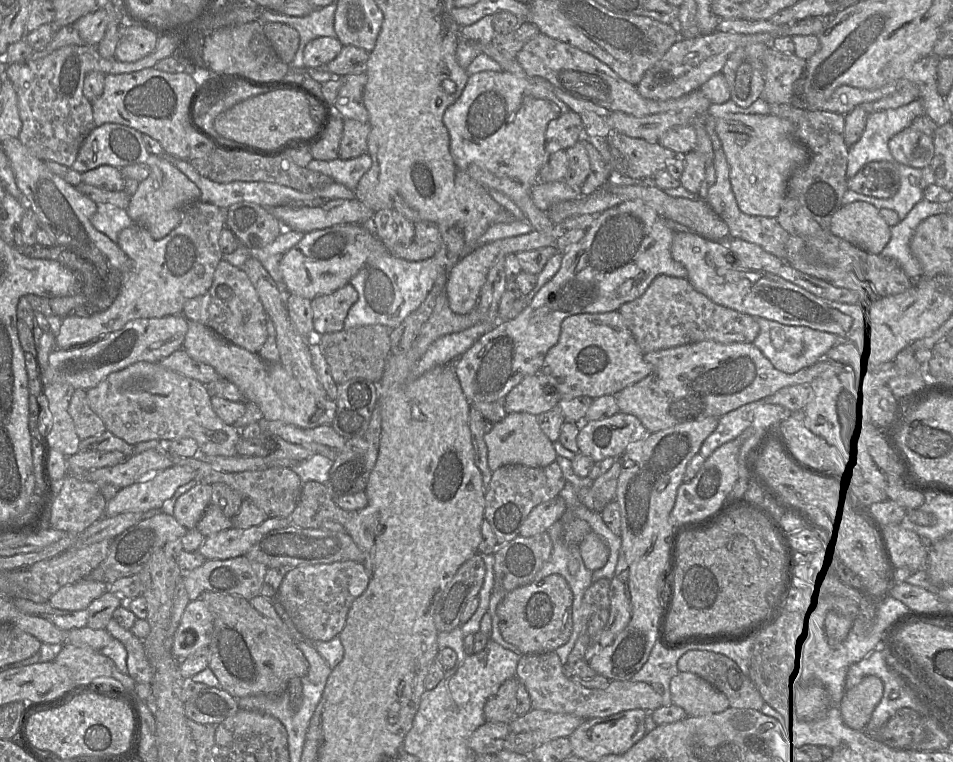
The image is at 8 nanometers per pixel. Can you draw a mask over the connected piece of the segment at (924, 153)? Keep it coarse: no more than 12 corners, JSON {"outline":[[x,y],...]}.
{"outline":[[909,126],[890,139],[899,163],[924,169],[934,137]]}

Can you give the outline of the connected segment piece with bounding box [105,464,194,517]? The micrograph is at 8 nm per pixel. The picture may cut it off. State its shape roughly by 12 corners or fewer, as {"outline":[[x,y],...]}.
{"outline":[[178,464],[119,489],[108,517],[159,510],[194,479]]}

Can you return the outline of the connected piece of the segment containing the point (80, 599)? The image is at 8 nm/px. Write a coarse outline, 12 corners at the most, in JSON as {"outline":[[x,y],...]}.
{"outline":[[82,579],[47,602],[59,610],[87,610],[107,583]]}

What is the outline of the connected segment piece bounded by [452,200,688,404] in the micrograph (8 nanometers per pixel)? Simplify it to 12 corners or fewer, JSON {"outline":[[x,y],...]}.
{"outline":[[640,200],[596,215],[557,273],[453,367],[469,403],[537,374],[571,315],[687,278]]}

